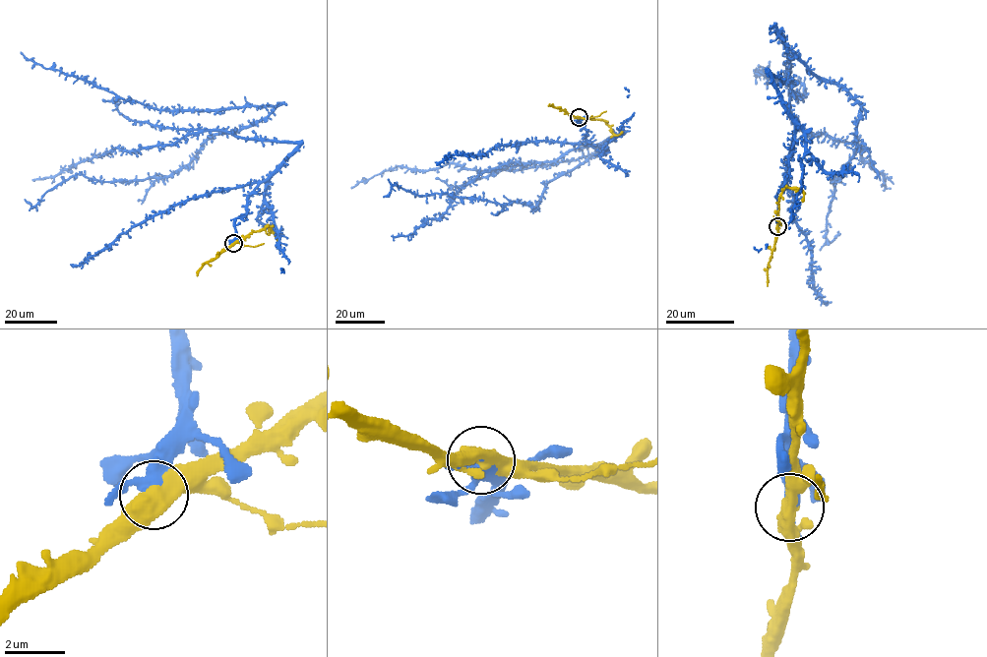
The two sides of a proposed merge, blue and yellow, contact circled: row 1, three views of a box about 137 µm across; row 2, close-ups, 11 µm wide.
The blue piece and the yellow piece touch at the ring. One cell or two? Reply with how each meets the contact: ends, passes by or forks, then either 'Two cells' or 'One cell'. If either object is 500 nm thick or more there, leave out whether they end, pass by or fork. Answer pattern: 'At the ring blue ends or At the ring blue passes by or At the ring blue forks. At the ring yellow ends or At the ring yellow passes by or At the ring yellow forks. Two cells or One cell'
At the ring blue forks. At the ring yellow forks. Two cells

